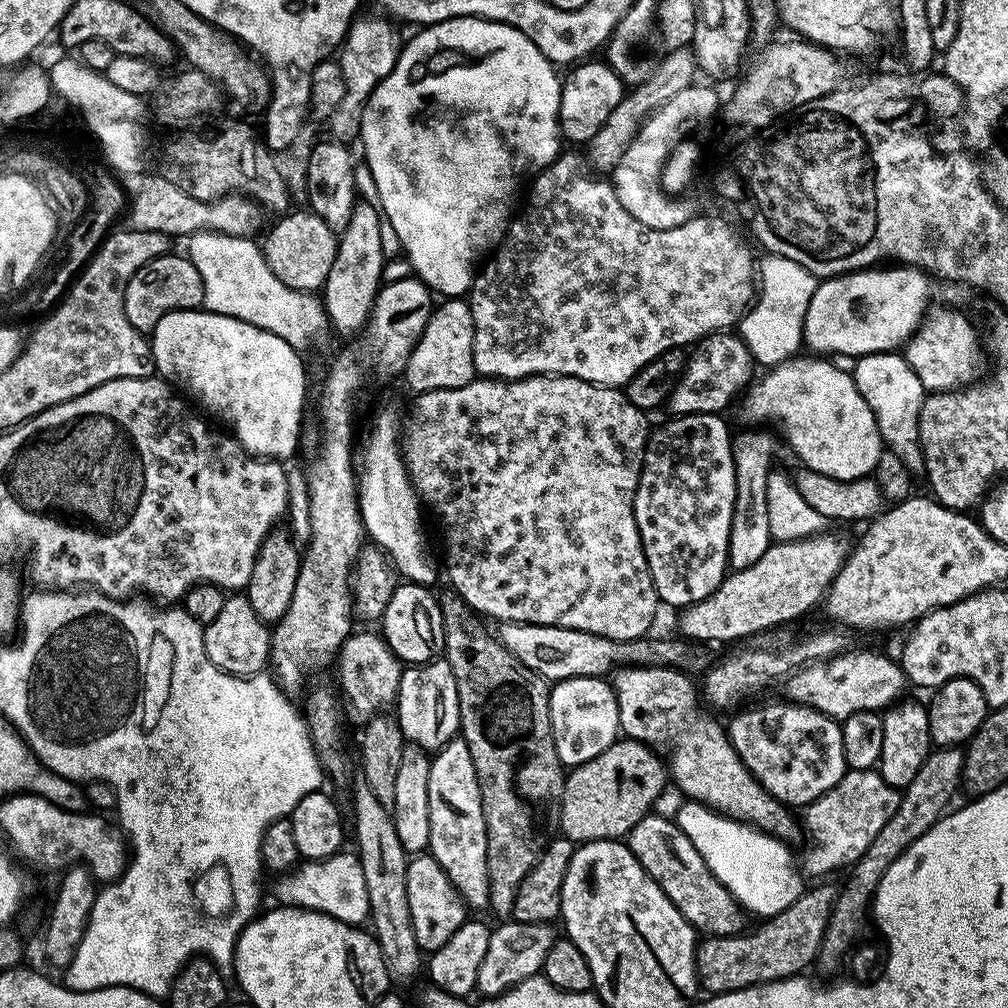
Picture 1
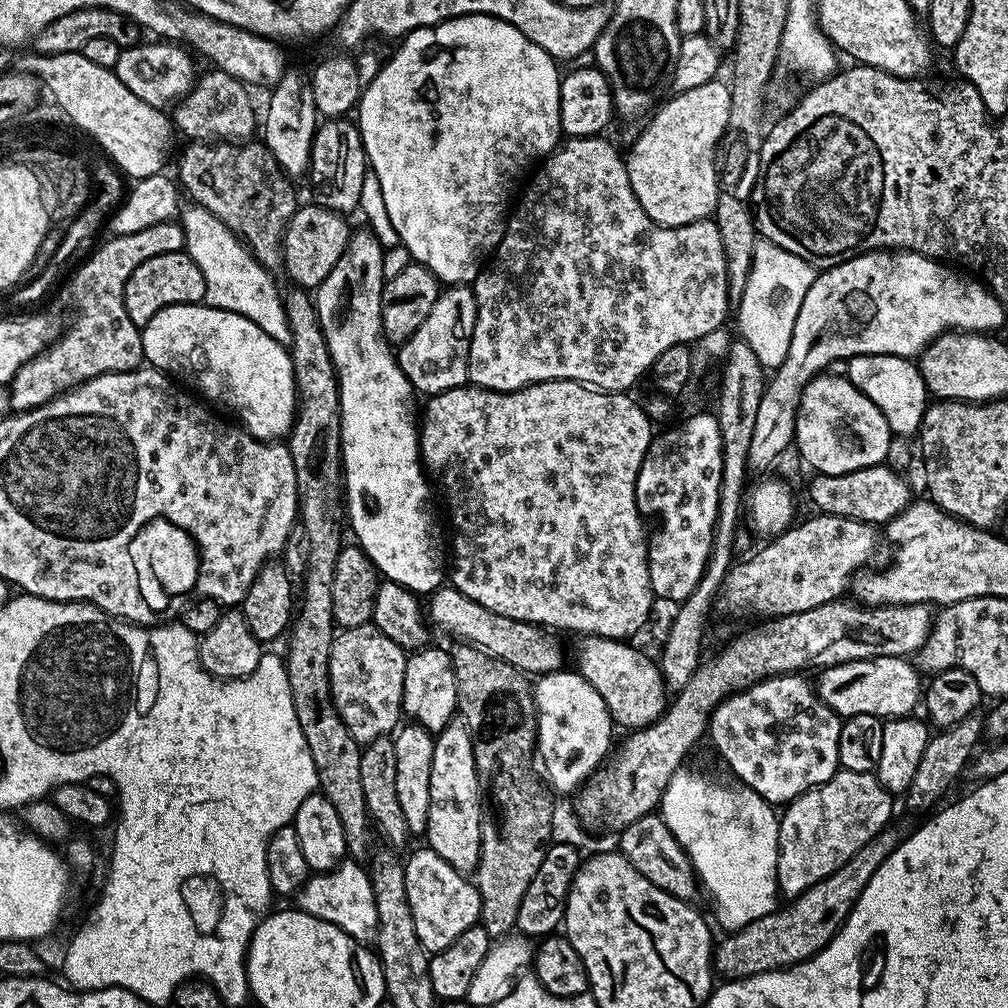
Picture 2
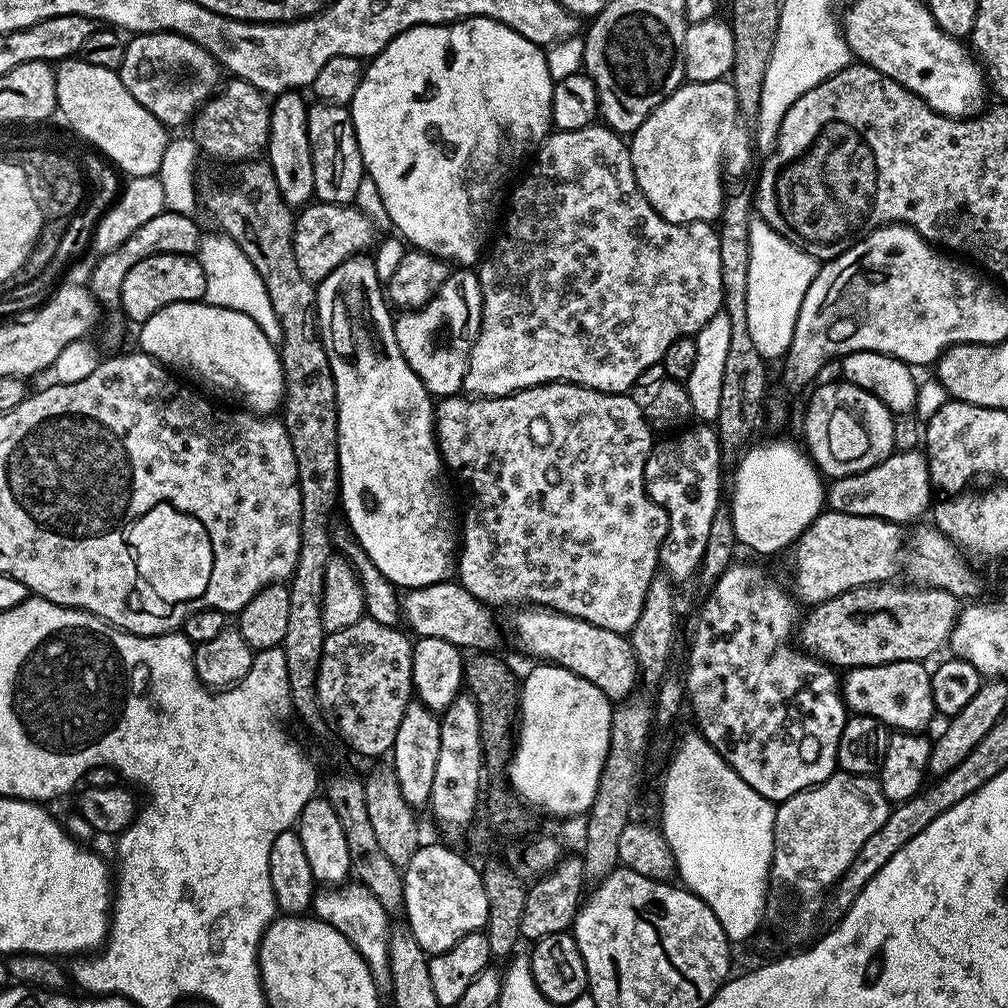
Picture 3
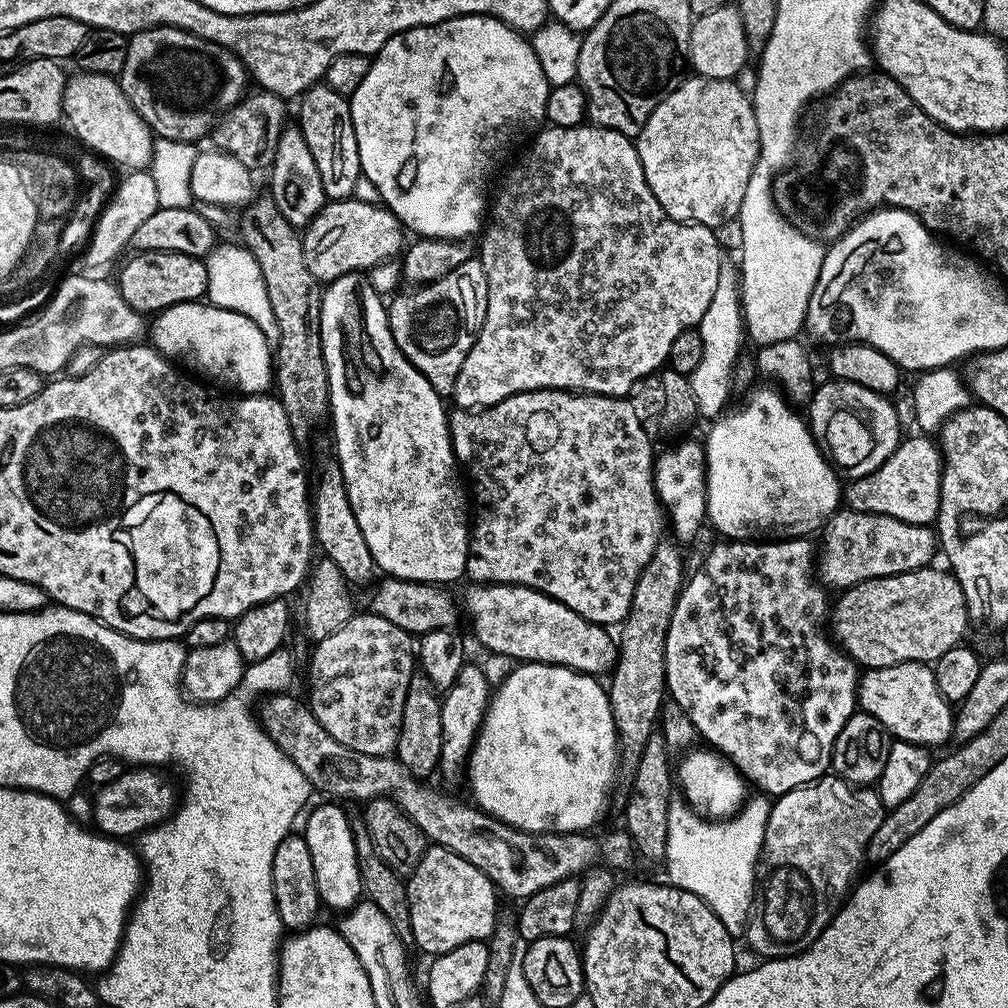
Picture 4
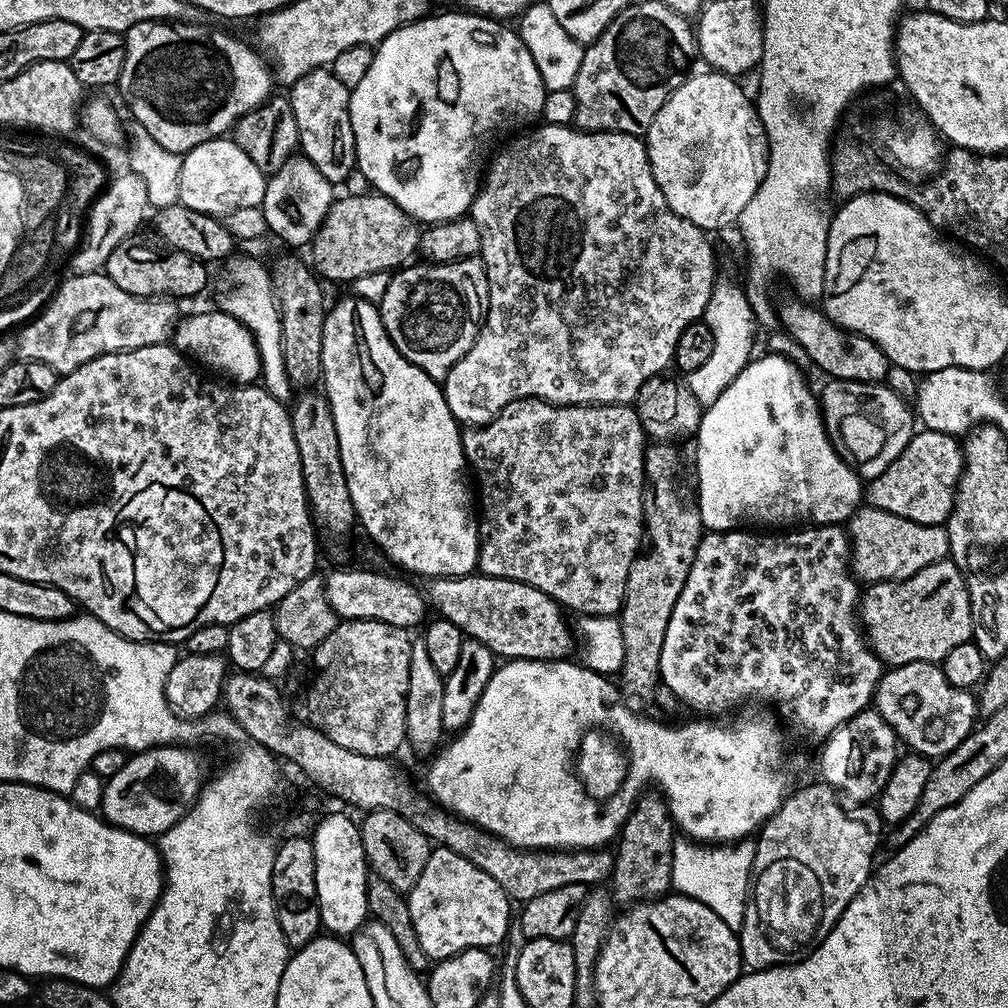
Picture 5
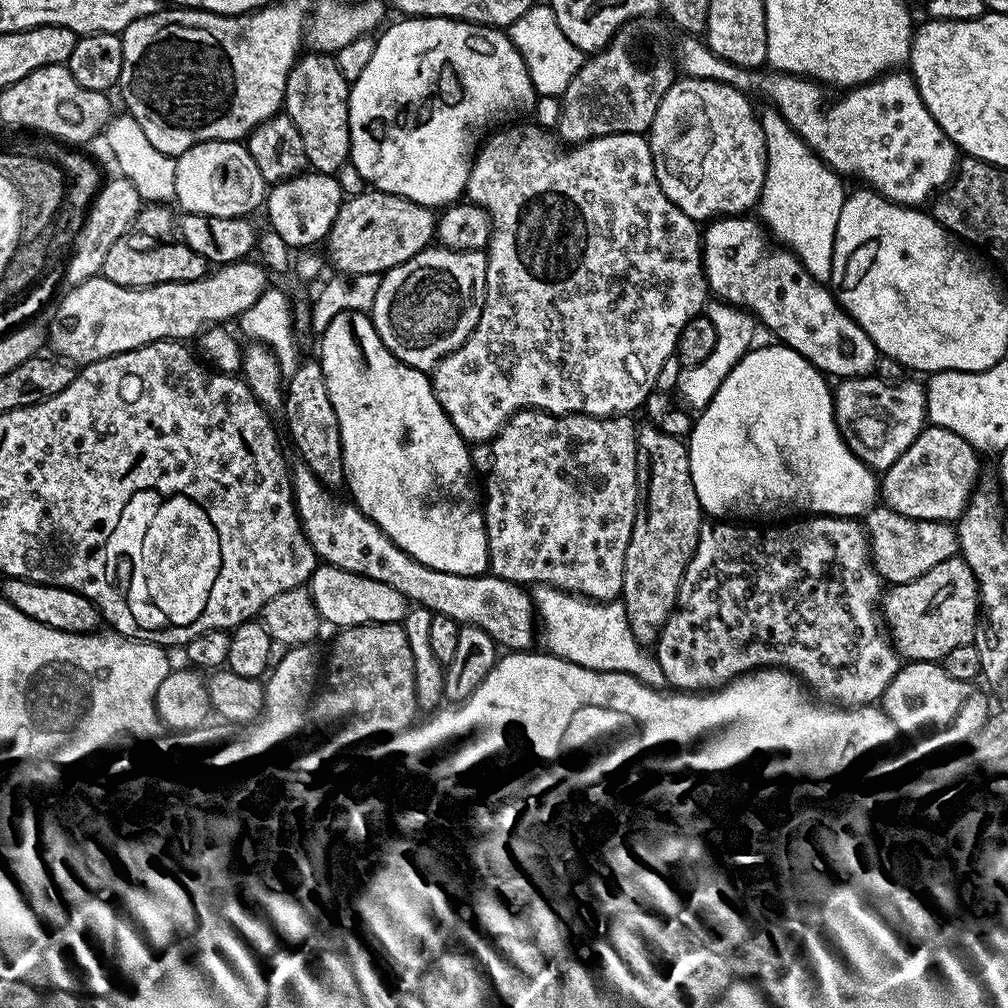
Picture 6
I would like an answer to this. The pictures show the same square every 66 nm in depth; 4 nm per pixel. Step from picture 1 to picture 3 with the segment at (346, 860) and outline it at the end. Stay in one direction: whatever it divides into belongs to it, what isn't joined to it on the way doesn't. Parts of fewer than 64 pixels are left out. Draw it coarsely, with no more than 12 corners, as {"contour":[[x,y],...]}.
{"contour":[[355,882],[324,886],[315,919],[338,930],[392,986],[390,914]]}

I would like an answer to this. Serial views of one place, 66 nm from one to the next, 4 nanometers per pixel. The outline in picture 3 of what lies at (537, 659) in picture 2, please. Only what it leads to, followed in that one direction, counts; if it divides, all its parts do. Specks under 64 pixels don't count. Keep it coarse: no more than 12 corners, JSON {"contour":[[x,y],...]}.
{"contour":[[449,578],[402,596],[417,637],[496,650],[496,616]]}

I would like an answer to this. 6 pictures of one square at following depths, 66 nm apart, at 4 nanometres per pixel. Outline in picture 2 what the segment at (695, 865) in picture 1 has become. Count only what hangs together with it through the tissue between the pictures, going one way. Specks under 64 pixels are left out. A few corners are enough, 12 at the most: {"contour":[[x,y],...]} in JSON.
{"contour":[[659,814],[619,833],[619,851],[654,886],[695,901],[698,877]]}

